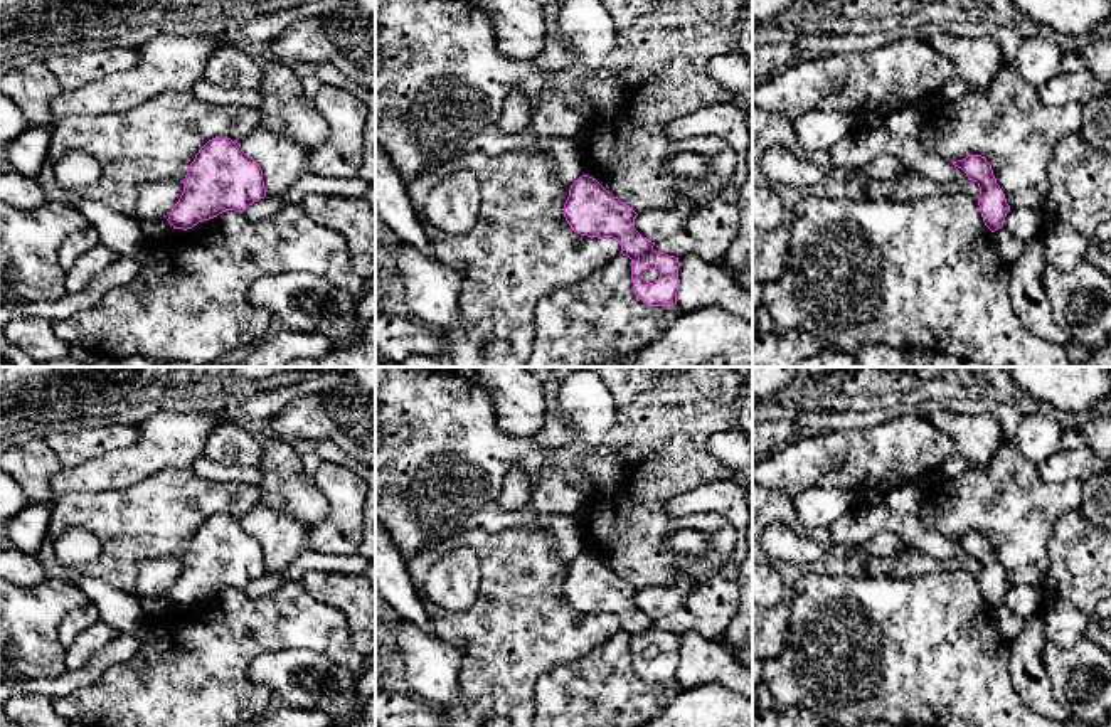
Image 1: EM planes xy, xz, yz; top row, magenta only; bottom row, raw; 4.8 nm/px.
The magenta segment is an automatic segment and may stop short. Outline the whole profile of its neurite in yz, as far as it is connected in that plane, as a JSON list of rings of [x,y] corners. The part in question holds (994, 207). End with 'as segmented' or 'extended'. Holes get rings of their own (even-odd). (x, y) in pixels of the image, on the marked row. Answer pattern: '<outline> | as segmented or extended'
[[[968,155],[963,160],[951,162],[961,168],[968,180],[973,180],[980,187],[978,205],[985,226],[995,232],[1003,227],[1005,217],[1010,212],[1010,205],[1005,200],[1005,194],[997,183],[991,165],[981,155]]] | as segmented

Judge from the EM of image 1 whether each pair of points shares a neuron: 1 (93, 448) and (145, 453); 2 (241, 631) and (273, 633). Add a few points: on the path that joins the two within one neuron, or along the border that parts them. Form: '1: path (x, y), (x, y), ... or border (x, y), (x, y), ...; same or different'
1: border (140, 429), (128, 446), (78, 465); different
2: path (249, 626), (265, 626); same

